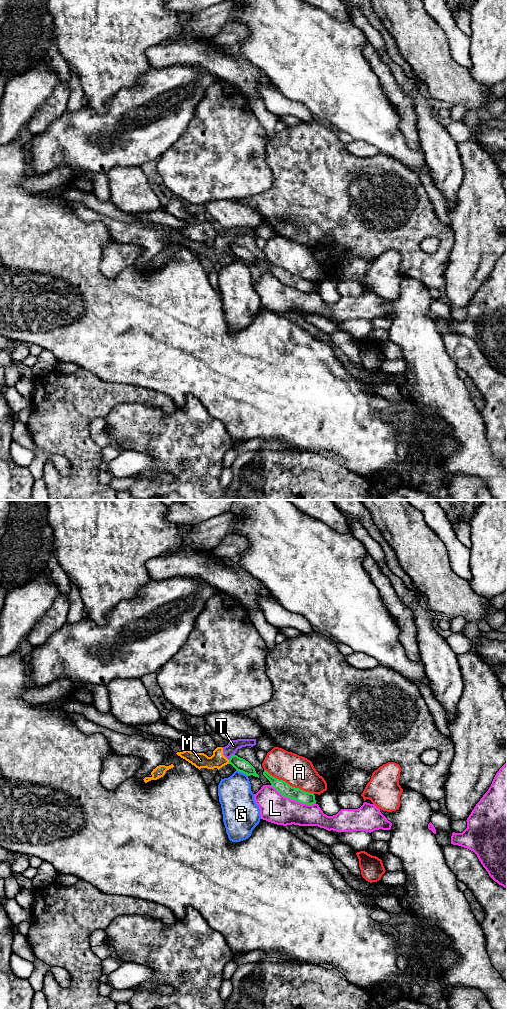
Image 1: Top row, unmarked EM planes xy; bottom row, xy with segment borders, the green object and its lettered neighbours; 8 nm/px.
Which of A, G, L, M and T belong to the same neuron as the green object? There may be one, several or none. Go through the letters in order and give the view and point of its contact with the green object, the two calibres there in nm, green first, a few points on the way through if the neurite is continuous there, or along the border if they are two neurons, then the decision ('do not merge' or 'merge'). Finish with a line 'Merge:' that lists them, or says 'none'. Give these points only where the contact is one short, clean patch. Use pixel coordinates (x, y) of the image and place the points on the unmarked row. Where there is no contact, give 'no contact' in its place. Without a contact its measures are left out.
A: xy (288, 272) | 100/260 nm | do not merge
G: xy (242, 260) | 110/280 nm | along xy (236, 257), (247, 264) | do not merge
L: xy (293, 287) | 100/240 nm | do not merge
M: xy (229, 250) | 110/130 nm | along xy (228, 248), (229, 251) | do not merge
T: xy (231, 244) | 110/90 nm | along xy (234, 242), (228, 247) | do not merge
Merge: none

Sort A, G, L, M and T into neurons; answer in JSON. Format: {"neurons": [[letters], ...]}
{"neurons": [["A"], ["G"], ["L"], ["M", "T"]]}

